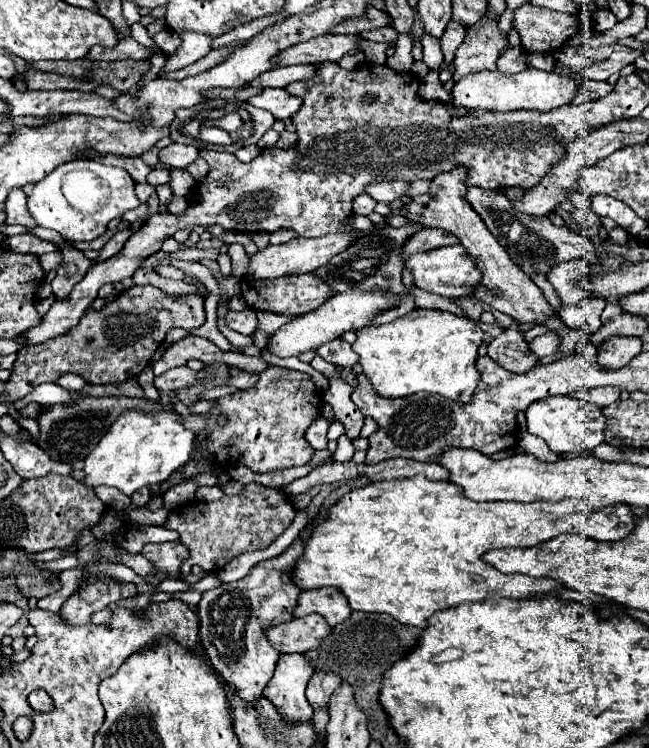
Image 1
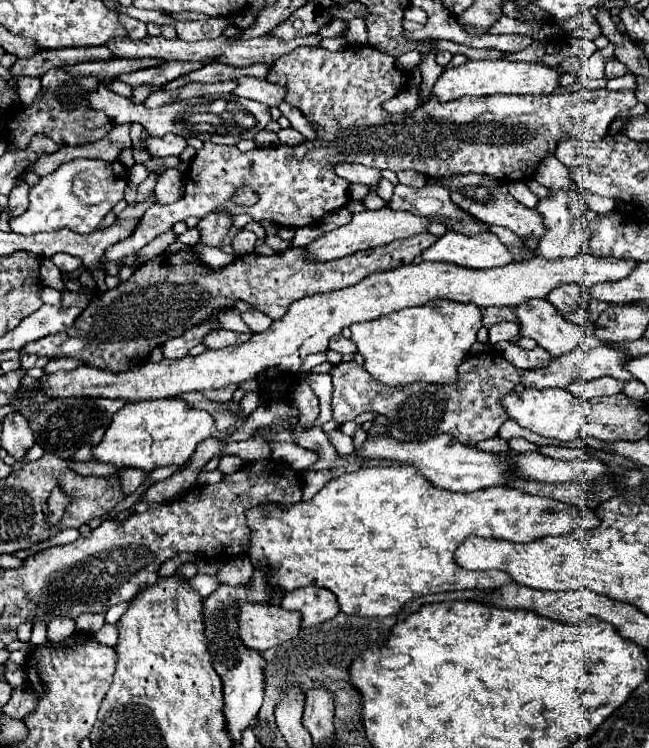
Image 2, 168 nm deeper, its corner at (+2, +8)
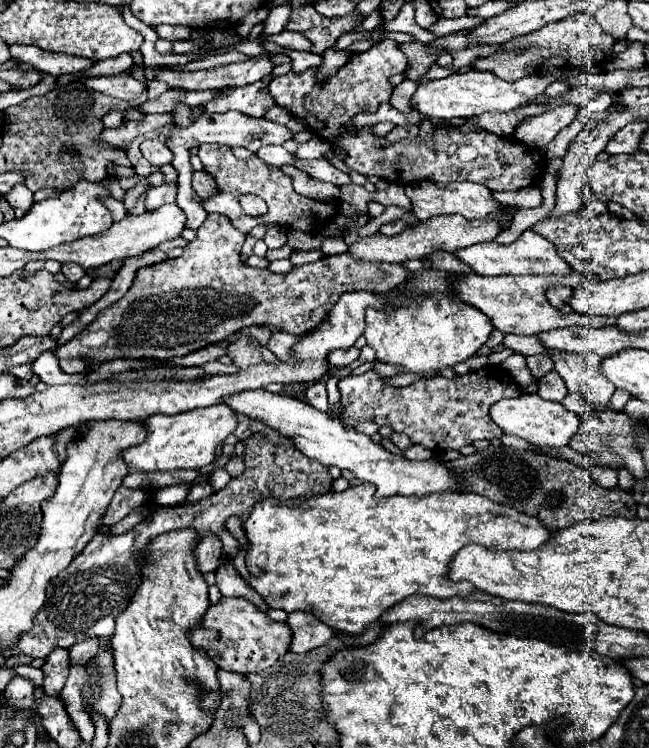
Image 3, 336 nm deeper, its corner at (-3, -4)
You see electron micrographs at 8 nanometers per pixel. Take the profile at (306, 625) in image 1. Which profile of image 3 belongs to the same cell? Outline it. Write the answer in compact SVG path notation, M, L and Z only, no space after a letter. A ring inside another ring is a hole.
M221 598L219 604L213 604L207 610L203 624L191 632L191 642L193 646L207 650L219 668L251 674L269 668L289 650L291 628L285 622L273 622L245 598Z

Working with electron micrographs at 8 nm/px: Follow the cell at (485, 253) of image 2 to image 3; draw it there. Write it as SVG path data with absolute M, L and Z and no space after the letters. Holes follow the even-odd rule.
M525 230L513 244L501 246L497 242L481 242L469 248L461 248L455 256L465 262L479 276L503 276L503 274L567 274L571 266L557 254L555 246L533 230Z

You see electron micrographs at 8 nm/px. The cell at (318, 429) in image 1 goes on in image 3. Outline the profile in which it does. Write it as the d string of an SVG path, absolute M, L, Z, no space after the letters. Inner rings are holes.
M325 380L315 382L307 392L305 392L305 402L313 408L319 408L321 412L327 412L327 392L325 392Z

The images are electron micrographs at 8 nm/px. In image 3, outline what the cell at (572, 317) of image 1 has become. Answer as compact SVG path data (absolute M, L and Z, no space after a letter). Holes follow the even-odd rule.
M549 288L547 290L547 300L555 306L555 308L561 308L563 304L567 304L573 296L573 290L571 288Z

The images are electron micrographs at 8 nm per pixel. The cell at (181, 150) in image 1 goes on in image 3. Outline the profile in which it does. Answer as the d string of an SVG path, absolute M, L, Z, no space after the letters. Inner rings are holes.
M145 140L141 144L141 152L157 168L161 168L163 164L169 164L173 160L173 152L159 140Z

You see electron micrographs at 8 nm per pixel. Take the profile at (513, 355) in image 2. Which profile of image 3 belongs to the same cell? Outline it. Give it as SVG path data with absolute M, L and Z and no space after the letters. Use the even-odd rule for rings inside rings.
M551 370L551 372L547 372L543 378L539 378L539 380L537 380L537 386L539 386L537 394L539 394L541 398L545 398L545 400L561 402L561 400L565 398L565 394L567 394L565 384L563 384L561 376L559 376L555 370Z

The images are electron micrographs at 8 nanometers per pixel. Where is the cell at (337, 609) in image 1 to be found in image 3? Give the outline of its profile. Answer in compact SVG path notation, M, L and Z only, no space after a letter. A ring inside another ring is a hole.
M291 612L287 618L287 624L293 632L289 650L297 654L323 646L325 642L329 642L335 636L335 630L331 630L325 622L321 622L311 612Z

